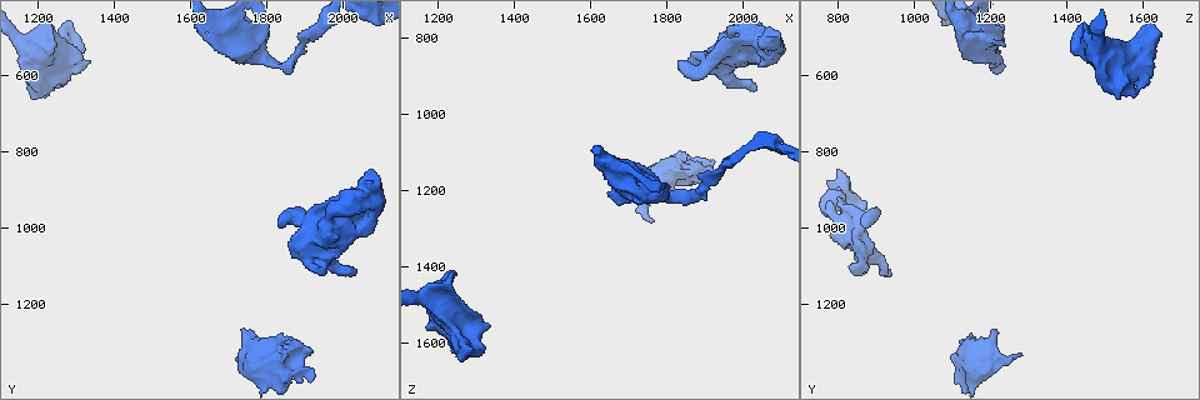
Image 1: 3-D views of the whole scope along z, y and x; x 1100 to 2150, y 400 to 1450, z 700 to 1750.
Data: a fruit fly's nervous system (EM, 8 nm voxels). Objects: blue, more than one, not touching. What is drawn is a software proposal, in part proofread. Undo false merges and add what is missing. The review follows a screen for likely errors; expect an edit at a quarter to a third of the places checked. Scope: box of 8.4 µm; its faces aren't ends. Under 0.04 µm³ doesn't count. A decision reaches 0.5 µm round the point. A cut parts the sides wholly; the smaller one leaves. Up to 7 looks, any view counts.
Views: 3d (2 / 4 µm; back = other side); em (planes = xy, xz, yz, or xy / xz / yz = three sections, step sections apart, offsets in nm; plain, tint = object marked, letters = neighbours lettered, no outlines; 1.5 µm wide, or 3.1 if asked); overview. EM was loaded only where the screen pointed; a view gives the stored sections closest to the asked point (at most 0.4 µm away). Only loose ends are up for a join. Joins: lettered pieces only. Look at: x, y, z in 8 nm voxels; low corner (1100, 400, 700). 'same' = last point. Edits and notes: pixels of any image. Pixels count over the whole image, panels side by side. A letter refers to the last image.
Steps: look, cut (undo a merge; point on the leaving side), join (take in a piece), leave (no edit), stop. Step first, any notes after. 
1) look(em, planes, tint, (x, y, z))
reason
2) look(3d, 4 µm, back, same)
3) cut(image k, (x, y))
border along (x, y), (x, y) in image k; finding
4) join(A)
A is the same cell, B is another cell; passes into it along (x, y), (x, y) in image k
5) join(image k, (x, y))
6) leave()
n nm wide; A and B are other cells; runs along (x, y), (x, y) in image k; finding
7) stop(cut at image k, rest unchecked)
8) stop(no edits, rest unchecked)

look(3d, 2 µm, (1735, 1270, 1215))
free end

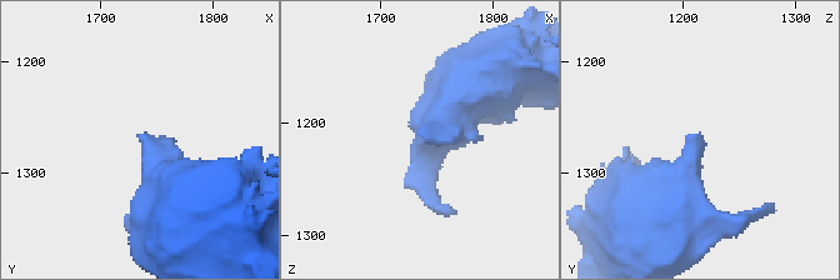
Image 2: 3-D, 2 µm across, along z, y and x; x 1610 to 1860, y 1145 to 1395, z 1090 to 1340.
look(em, xz, step 4, letters, (1736, 1268, 1212))

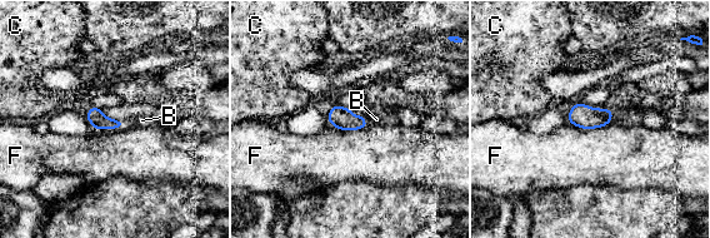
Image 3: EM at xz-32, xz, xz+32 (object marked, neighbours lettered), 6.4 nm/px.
look(em, planes, letters, same)
cut it another way

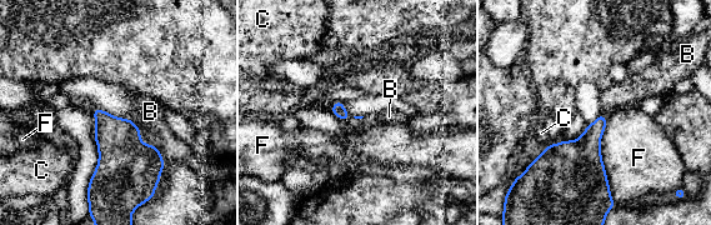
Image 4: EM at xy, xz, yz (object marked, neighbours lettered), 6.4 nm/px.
join(B)
B is the same cell, C and F are other cells; the neuron continues

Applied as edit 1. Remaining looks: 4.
look(overview)
redraw

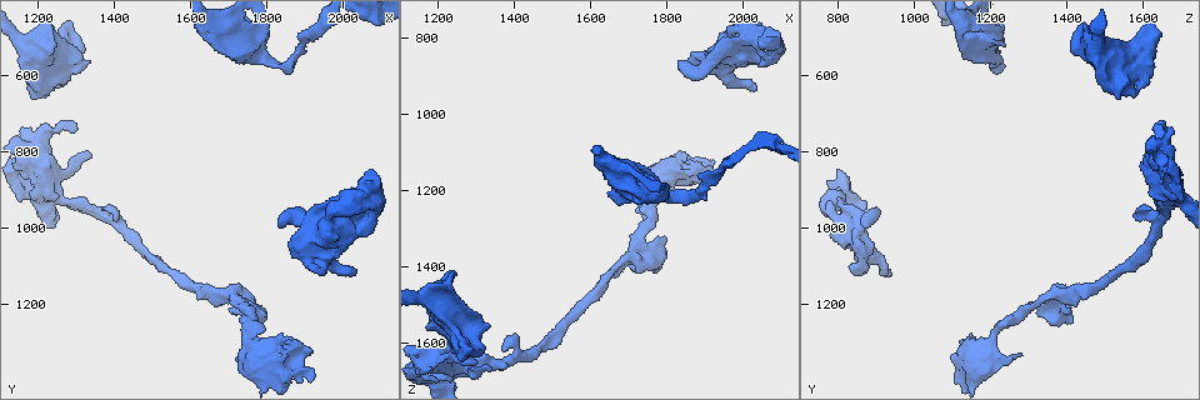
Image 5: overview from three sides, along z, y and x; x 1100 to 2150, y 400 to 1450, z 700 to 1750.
look(3d, 2 µm, (1190, 655, 1535))
stops while still wide

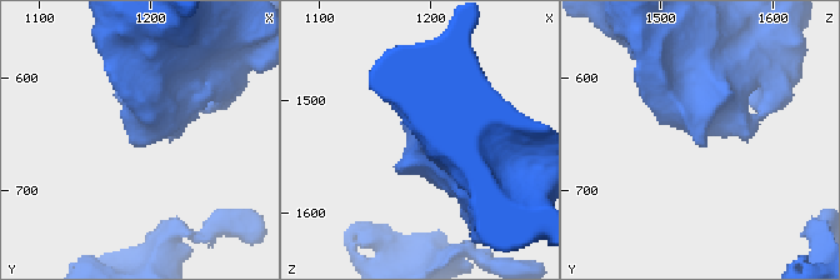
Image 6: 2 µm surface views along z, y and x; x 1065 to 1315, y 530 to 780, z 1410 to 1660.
look(em, xy, step 8, plain, (1192, 660, 1536))

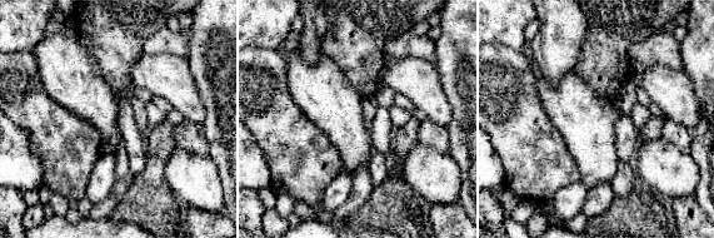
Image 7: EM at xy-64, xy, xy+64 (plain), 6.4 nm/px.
look(em, xy, step 8, letters, same)

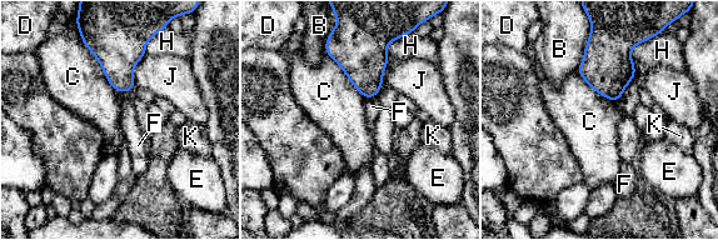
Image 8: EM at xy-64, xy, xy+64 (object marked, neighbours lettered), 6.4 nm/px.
leave()
C touches over 380 nm; B, C, D, E, F, H, J and K are other cells; border along (327, 54), (365, 98) in image 8; none of them fits

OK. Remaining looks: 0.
stop(join at image 4, rest unchecked)

